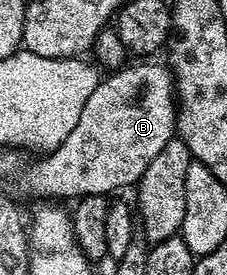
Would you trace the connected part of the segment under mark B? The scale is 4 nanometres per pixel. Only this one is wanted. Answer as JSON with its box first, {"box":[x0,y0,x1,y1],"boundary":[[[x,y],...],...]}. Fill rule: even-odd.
{"box":[19,61,179,201],"boundary":[[[137,61],[137,64],[134,65],[134,67],[131,67],[132,65],[125,65],[121,67],[120,70],[114,70],[112,73],[106,74],[104,78],[100,80],[97,84],[97,88],[95,89],[95,93],[91,93],[91,97],[87,97],[87,105],[83,105],[83,113],[79,113],[79,121],[75,121],[75,129],[71,129],[71,133],[67,133],[67,141],[63,141],[63,145],[59,145],[54,151],[42,154],[35,163],[30,162],[28,166],[26,166],[25,170],[21,172],[19,176],[19,182],[21,182],[21,191],[25,195],[38,195],[38,200],[41,201],[65,201],[61,199],[70,199],[70,201],[76,201],[78,199],[81,199],[84,195],[104,195],[106,197],[112,196],[114,193],[112,191],[117,191],[120,189],[120,187],[129,187],[132,188],[136,183],[141,180],[143,177],[143,173],[147,169],[147,165],[151,165],[151,161],[155,158],[155,156],[158,155],[160,151],[163,150],[163,145],[167,145],[167,141],[171,141],[175,137],[175,132],[177,130],[177,113],[179,110],[179,100],[175,94],[175,84],[173,82],[173,72],[169,70],[168,66],[164,62],[161,63],[153,63],[157,61]]]}

